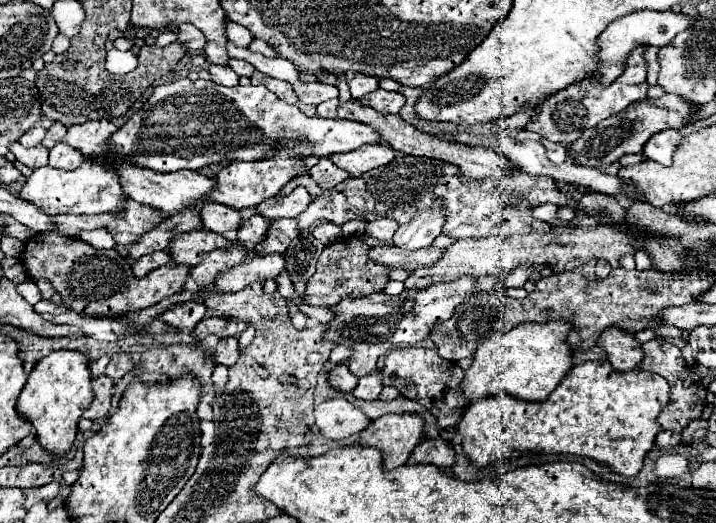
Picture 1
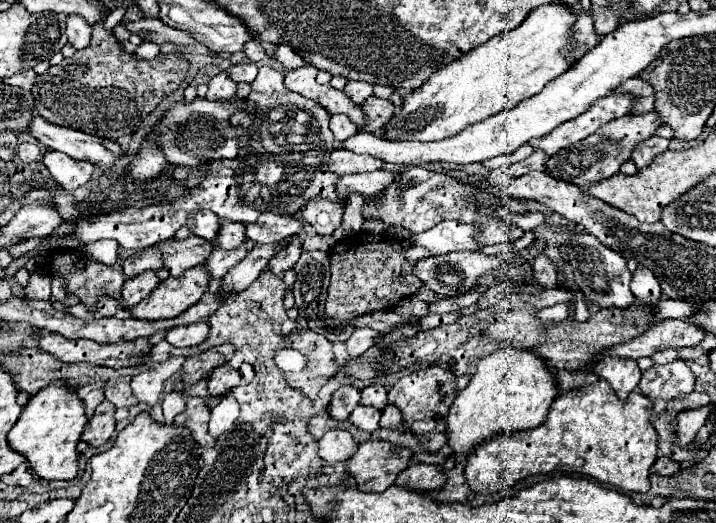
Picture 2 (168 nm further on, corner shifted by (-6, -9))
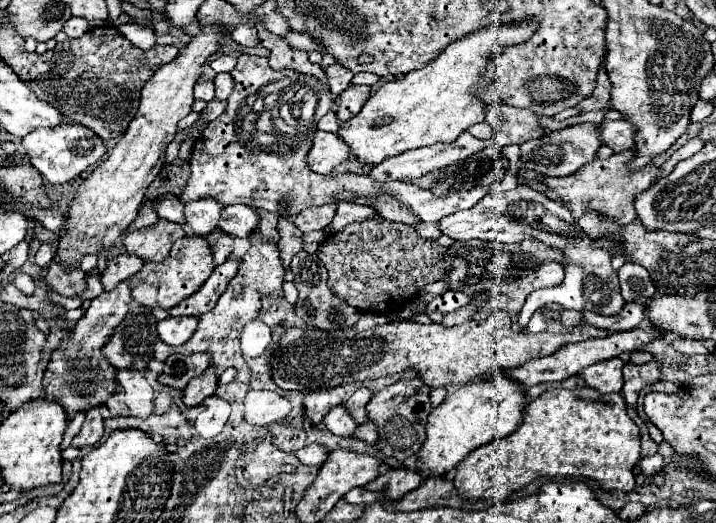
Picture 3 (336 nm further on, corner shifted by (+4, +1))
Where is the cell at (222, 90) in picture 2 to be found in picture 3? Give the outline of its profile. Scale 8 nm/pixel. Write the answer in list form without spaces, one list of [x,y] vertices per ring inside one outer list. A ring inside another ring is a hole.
[[[200,80],[194,88],[194,96],[196,100],[204,100],[204,102],[210,102],[214,98],[214,84],[212,82],[206,82],[206,80]]]

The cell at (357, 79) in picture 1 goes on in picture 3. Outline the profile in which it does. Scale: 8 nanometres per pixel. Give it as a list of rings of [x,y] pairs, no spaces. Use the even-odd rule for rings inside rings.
[[[338,62],[332,64],[332,66],[326,66],[324,72],[326,72],[326,80],[328,80],[328,90],[332,94],[340,94],[342,90],[346,90],[350,86],[352,76],[354,76],[350,70],[340,66]]]

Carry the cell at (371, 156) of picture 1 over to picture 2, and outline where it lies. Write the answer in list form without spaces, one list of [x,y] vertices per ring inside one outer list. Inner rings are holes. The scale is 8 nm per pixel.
[[[336,148],[330,158],[328,158],[328,168],[334,174],[358,174],[358,172],[372,172],[372,170],[382,170],[384,162],[374,158],[374,156],[366,156],[366,154],[354,154],[342,148]]]

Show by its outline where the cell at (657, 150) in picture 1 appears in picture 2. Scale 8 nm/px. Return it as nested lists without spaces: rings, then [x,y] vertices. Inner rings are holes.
[[[650,138],[650,140],[644,140],[640,142],[634,152],[632,152],[632,160],[638,168],[646,168],[648,164],[652,164],[652,160],[660,154],[660,152],[666,152],[670,148],[670,140],[666,138]]]

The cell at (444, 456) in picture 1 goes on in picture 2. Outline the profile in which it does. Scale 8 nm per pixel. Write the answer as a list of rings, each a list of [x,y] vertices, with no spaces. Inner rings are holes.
[[[412,464],[398,474],[396,484],[404,488],[430,492],[444,486],[444,480],[446,480],[446,474],[436,464]]]

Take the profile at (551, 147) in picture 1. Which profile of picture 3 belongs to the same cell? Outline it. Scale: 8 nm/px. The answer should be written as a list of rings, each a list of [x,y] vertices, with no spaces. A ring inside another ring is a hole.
[[[488,146],[478,154],[440,170],[440,180],[434,180],[430,190],[434,190],[434,194],[448,194],[450,190],[470,190],[474,186],[490,186],[502,180],[506,170],[508,158],[500,154],[498,146]]]

